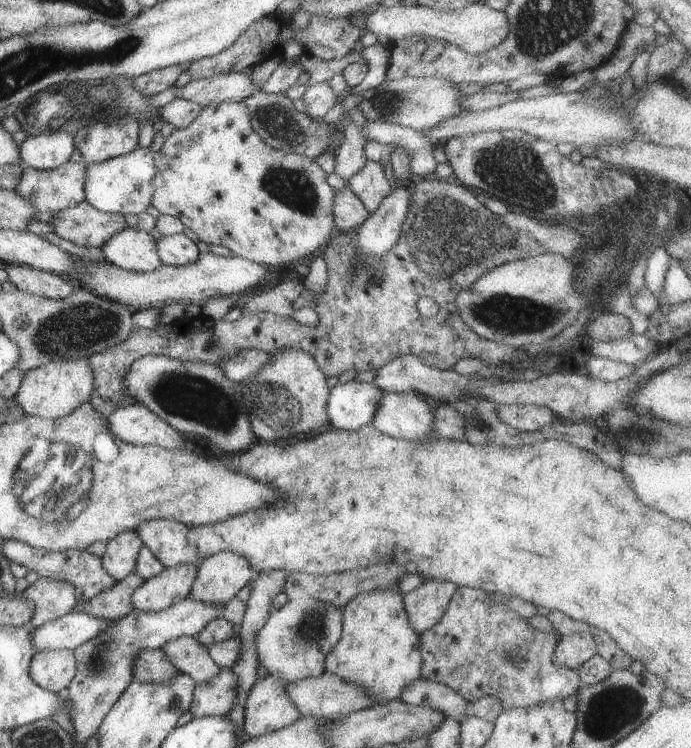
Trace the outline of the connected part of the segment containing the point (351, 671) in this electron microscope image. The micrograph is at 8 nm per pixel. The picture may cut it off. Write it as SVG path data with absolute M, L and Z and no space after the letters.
M376 589L360 593L343 610L342 636L328 653L325 670L362 685L377 704L398 699L401 690L421 678L421 640L410 624L403 593Z

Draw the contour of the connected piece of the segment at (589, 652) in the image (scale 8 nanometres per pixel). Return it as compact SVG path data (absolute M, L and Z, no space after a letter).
M574 633L559 637L552 660L556 665L578 670L598 652L597 642L590 633Z

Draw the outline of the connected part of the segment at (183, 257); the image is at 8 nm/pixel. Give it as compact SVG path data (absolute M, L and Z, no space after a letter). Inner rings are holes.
M184 233L166 235L157 241L157 253L159 259L167 265L186 266L196 262L199 257L199 248Z

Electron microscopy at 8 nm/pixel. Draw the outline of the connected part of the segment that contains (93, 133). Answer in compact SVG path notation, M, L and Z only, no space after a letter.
M104 117L102 121L90 123L88 126L77 130L73 137L75 146L80 150L83 161L86 164L101 163L105 160L132 152L138 148L138 132L140 122L136 117L120 118L114 122L107 122Z

